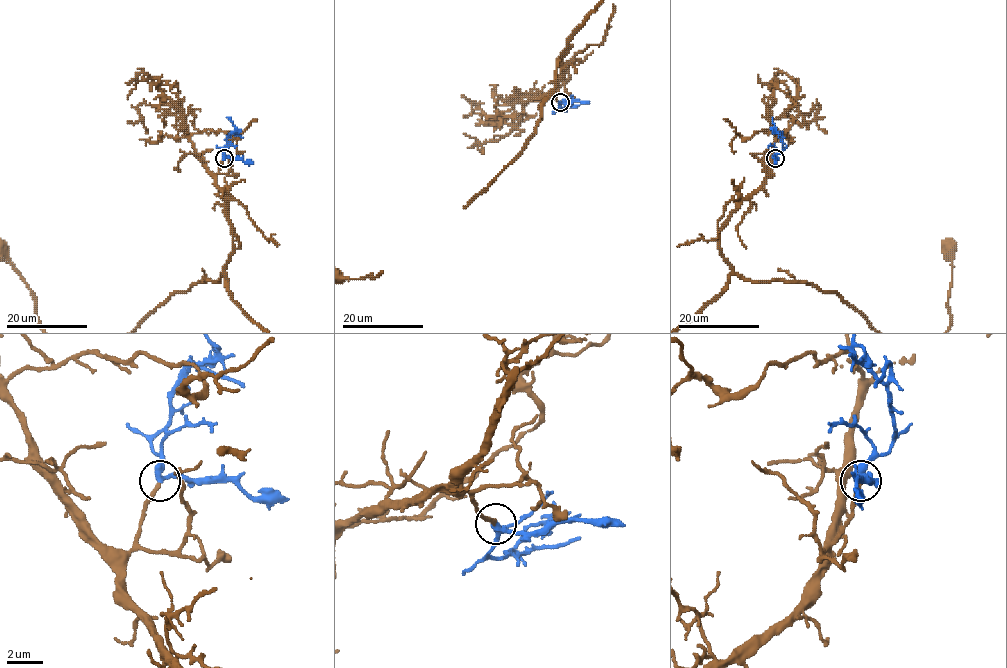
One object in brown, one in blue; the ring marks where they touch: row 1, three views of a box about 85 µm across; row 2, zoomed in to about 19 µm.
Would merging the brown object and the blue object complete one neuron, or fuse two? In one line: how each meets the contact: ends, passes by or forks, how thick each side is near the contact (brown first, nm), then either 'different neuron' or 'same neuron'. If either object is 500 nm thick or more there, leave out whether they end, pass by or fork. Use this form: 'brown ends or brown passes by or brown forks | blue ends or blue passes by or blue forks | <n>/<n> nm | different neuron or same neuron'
brown ends | blue passes by | 220/320 nm | same neuron

